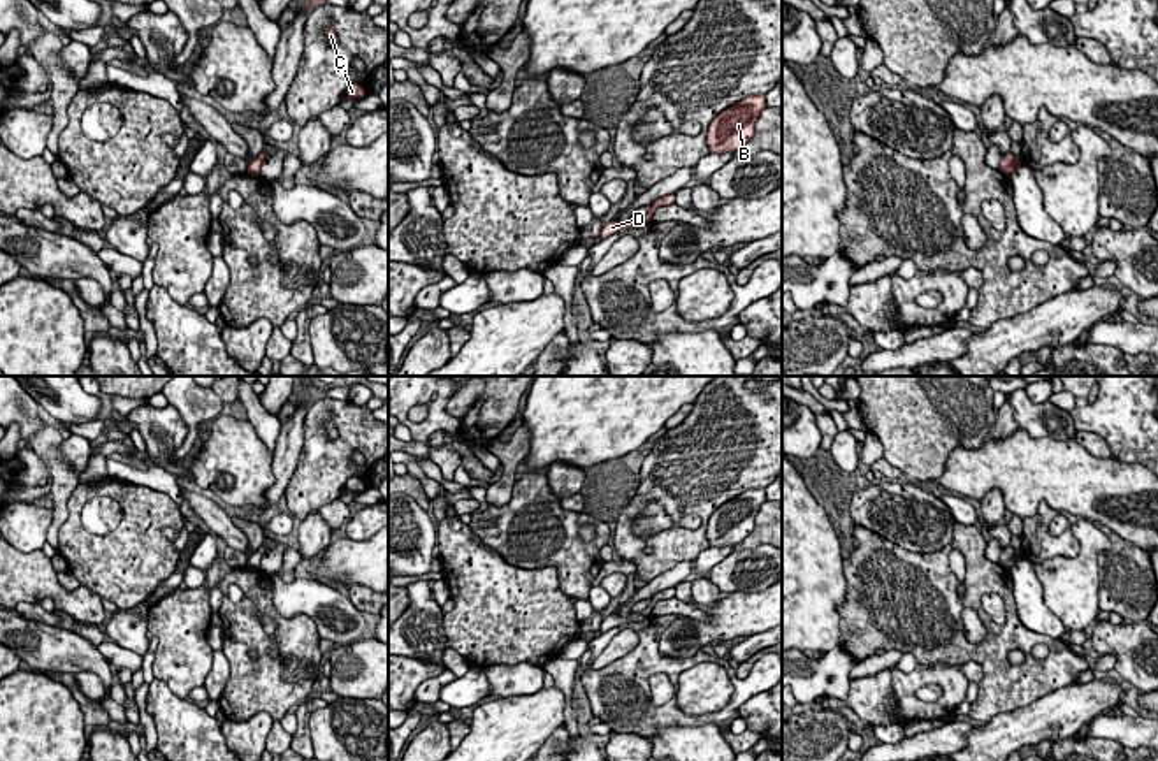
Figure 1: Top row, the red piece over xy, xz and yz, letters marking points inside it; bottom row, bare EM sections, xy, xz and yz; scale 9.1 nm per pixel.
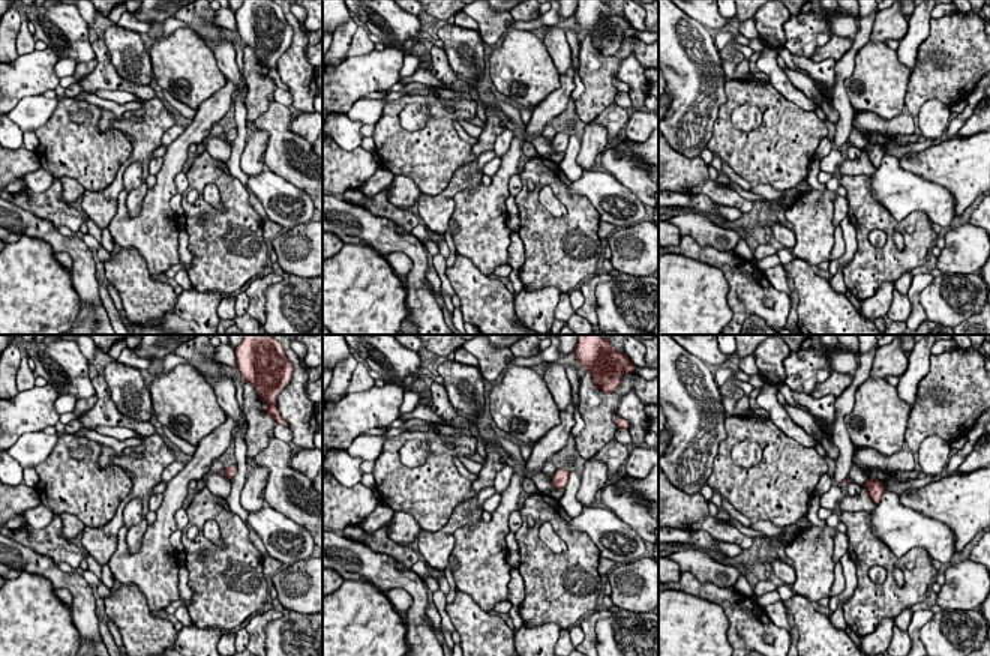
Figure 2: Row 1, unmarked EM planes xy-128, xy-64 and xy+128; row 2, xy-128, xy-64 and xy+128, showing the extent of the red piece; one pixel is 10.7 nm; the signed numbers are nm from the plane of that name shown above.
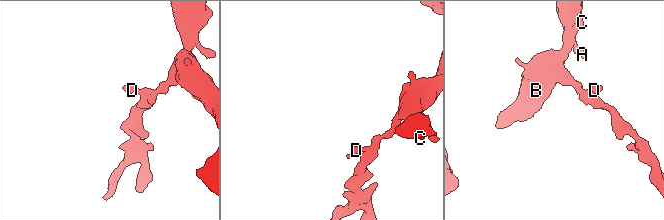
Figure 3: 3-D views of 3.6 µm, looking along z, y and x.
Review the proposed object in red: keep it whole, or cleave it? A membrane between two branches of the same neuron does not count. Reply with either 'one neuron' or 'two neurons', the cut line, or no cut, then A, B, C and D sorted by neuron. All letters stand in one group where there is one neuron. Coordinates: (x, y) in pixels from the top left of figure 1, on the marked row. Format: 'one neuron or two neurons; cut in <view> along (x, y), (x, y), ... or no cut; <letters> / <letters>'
one neuron; no cut; A B C D

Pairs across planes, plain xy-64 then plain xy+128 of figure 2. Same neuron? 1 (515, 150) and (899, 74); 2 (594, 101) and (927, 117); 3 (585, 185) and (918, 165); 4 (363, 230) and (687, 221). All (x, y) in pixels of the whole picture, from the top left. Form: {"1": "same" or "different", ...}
{"1": "different", "2": "different", "3": "different", "4": "same"}

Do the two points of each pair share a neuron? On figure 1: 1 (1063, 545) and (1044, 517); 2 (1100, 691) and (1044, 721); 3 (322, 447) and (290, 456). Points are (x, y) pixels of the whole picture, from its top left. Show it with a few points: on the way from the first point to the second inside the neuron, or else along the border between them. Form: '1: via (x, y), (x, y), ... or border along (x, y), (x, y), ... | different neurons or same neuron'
1: via (1055, 543), (1044, 533), (1044, 526) | same neuron
2: via (1086, 702), (1058, 716) | same neuron
3: border along (308, 413), (304, 419), (303, 450), (283, 492) | different neurons

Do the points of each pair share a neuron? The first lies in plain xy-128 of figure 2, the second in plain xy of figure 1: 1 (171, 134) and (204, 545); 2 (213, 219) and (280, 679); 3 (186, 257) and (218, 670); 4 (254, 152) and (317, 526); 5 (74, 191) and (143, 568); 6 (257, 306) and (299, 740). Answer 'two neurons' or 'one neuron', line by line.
1: one neuron
2: one neuron
3: one neuron
4: one neuron
5: two neurons
6: one neuron

